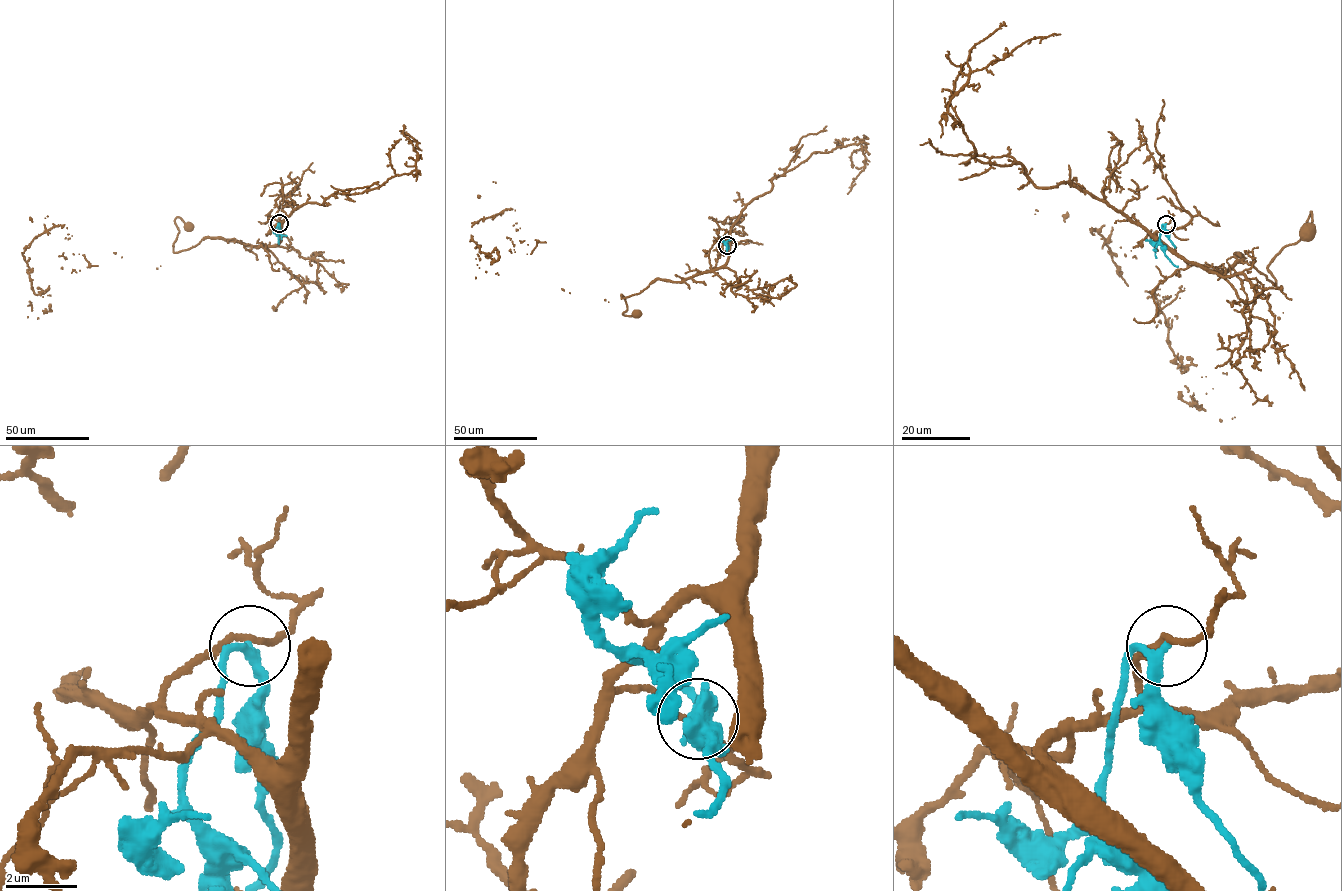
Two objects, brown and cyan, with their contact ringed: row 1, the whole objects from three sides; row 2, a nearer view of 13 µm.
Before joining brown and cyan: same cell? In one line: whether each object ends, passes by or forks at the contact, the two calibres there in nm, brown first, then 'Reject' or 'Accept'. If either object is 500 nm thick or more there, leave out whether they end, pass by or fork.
At the ring brown passes by. At the ring cyan passes by. Thickness 170 nm (brown) against 240 nm. Reject

